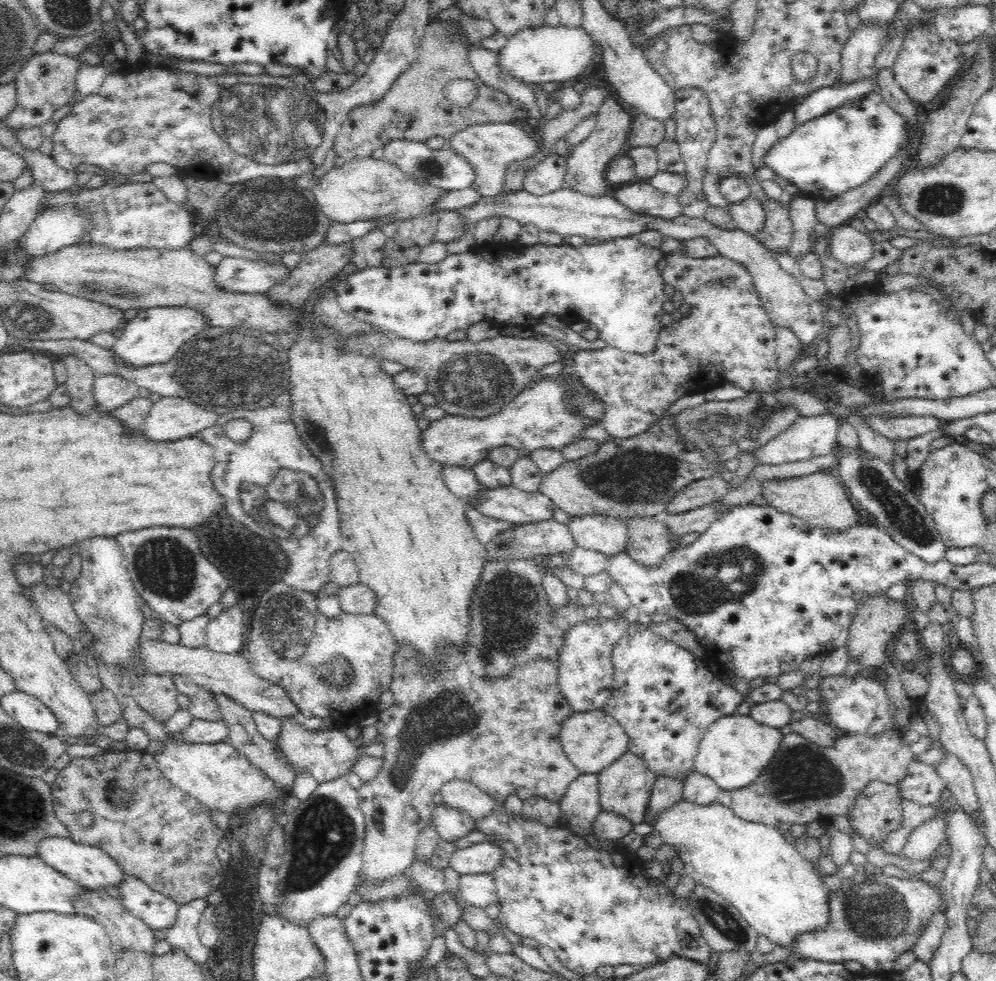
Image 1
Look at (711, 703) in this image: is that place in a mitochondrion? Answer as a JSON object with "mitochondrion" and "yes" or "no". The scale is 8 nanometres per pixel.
{"mitochondrion":"no"}

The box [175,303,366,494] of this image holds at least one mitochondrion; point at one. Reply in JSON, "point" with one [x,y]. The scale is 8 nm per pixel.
{"point":[318,435]}

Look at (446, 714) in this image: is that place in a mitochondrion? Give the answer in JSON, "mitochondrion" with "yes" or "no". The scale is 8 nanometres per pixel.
{"mitochondrion":"yes"}

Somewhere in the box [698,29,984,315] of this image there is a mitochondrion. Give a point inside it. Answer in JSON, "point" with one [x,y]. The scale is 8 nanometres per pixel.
{"point":[943,199]}

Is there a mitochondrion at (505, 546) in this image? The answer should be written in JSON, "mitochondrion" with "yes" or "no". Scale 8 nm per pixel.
{"mitochondrion":"yes"}

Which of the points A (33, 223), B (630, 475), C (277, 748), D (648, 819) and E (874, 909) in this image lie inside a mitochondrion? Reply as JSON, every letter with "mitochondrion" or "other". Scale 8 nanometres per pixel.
{"A":"other","B":"mitochondrion","C":"other","D":"other","E":"mitochondrion"}

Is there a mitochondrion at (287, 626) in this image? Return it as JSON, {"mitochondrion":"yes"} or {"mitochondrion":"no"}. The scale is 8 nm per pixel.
{"mitochondrion":"yes"}

